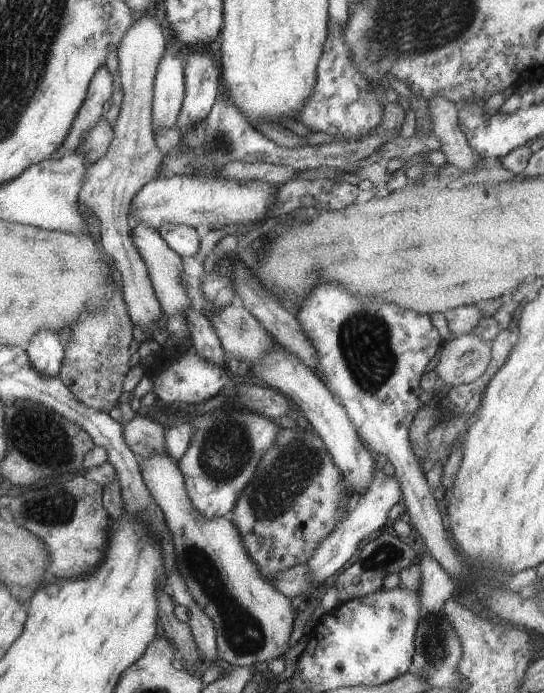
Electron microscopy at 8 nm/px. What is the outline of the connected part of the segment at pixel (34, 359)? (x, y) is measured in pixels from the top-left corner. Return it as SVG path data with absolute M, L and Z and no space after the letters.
M50 330L36 332L34 338L30 338L30 344L24 349L34 372L46 378L58 377L65 355L65 347L62 346L58 334Z

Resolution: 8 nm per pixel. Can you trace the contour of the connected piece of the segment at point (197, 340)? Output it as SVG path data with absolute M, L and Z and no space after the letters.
M194 309L188 310L186 316L190 316L188 318L190 341L196 354L199 354L202 360L206 360L210 364L224 367L228 359L211 322L204 314L200 314Z

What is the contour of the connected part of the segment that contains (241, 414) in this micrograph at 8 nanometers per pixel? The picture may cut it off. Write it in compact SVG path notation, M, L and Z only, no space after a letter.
M220 406L204 416L202 412L186 410L184 416L196 430L190 439L190 446L177 464L184 476L188 498L202 516L222 518L232 512L238 496L242 496L242 490L254 478L262 452L274 444L282 427L272 419L240 406Z

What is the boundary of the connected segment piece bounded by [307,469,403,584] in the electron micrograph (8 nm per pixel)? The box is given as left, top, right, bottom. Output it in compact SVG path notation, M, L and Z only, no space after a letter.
M375 470L374 480L370 484L370 488L352 501L351 509L348 516L344 520L338 522L338 526L334 532L318 546L318 550L314 552L314 556L307 562L310 568L310 578L312 584L322 584L326 582L332 574L340 572L344 568L346 562L350 562L350 558L354 556L354 552L358 550L362 540L374 532L381 530L388 520L388 512L398 504L403 498L400 482L395 476L387 476L382 470Z

